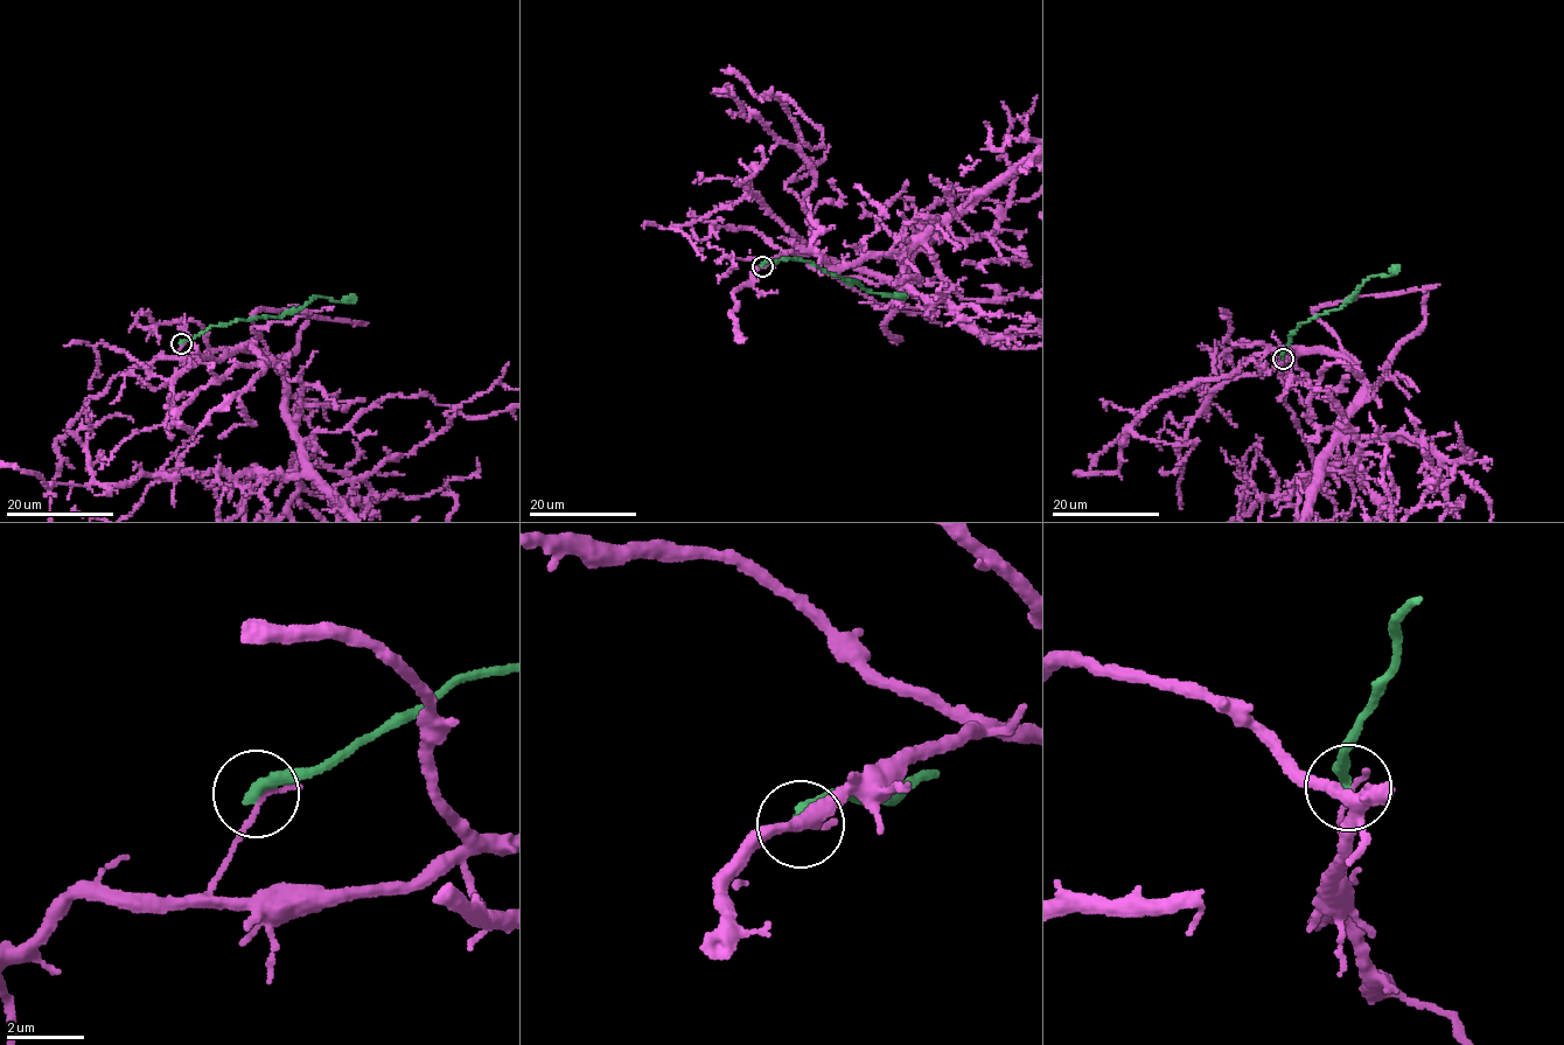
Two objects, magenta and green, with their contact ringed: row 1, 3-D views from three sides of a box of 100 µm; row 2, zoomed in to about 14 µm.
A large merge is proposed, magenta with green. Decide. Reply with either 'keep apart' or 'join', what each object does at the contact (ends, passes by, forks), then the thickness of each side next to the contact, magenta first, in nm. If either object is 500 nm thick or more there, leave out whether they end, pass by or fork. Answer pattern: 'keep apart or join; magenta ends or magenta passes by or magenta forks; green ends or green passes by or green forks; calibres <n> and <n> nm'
keep apart; magenta ends; green ends; calibres 140 and 340 nm

